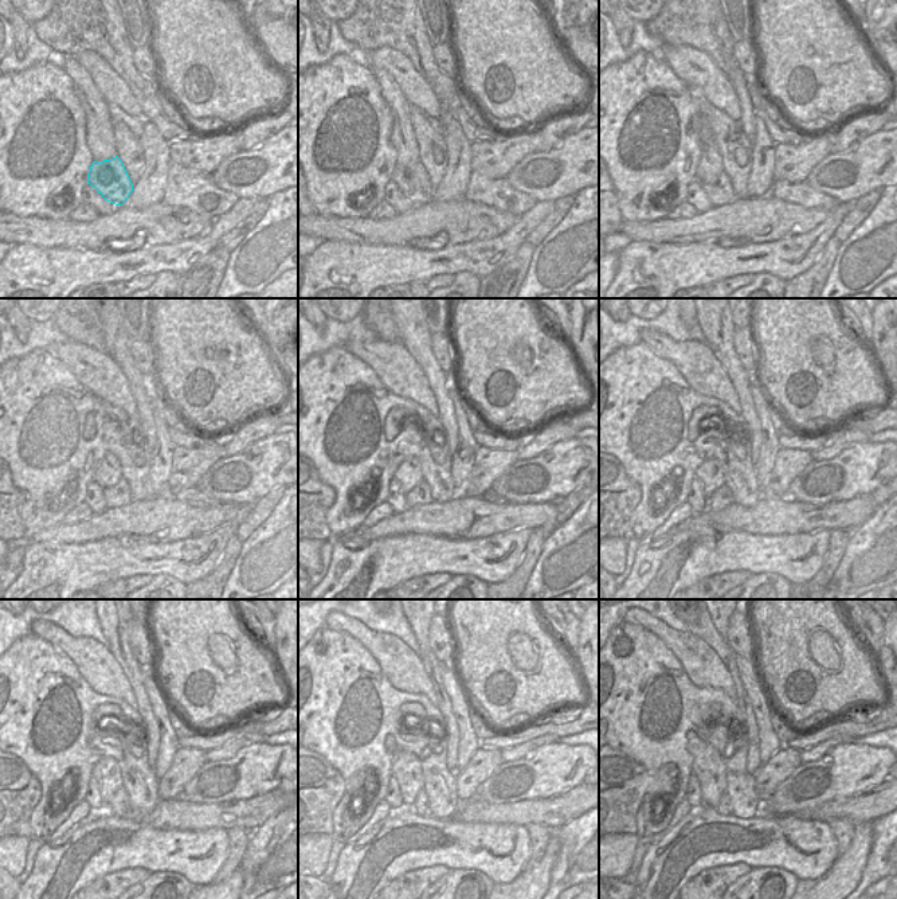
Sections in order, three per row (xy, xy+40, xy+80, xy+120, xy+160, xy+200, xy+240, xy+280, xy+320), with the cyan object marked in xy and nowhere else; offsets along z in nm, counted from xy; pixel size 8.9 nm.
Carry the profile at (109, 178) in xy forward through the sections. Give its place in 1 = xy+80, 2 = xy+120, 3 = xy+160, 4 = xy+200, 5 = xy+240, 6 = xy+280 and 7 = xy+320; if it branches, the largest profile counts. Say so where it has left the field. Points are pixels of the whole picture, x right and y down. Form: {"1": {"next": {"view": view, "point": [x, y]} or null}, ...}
{"1": {"next": {"view": "xy+80", "point": [721, 192]}}, "2": {"next": {"view": "xy+120", "point": [118, 495]}}, "3": {"next": {"view": "xy+160", "point": [420, 495]}}, "4": {"next": {"view": "xy+200", "point": [721, 499]}}, "5": {"next": {"view": "xy+240", "point": [118, 805]}}, "6": {"next": {"view": "xy+280", "point": [420, 806]}}, "7": {"next": {"view": "xy+320", "point": [724, 805]}}}

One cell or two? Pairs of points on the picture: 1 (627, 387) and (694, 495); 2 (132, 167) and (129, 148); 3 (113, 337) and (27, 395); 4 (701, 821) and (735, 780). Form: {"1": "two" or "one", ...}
{"1": "two", "2": "one", "3": "two", "4": "two"}

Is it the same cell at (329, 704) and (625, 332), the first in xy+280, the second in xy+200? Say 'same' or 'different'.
different

